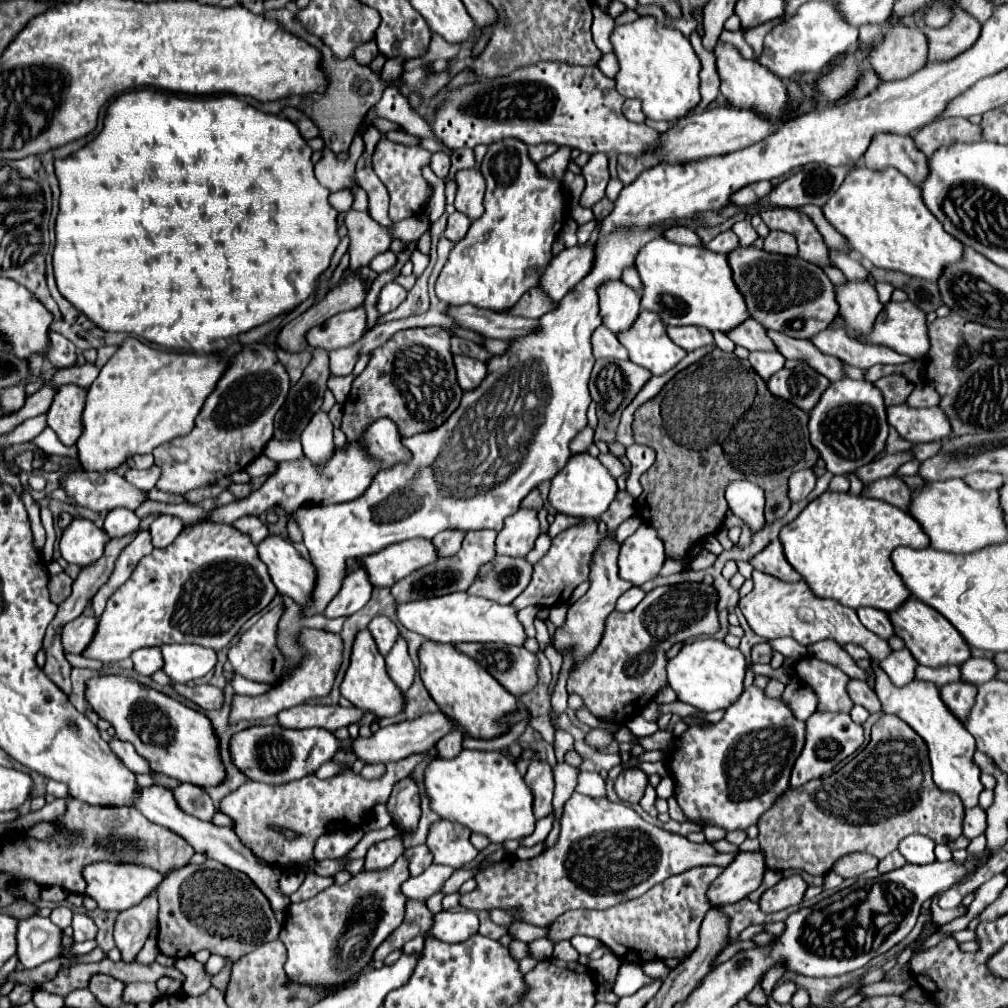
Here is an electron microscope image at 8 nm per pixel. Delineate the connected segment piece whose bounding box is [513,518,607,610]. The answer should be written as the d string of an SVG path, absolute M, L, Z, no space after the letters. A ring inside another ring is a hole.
M581 518L579 524L571 526L569 530L561 532L559 536L555 536L553 542L551 542L549 552L535 564L535 572L533 572L533 578L531 578L529 586L513 602L515 608L517 610L521 610L525 606L551 608L553 604L559 604L561 600L567 600L571 596L573 588L587 580L587 576L589 576L589 560L591 560L597 544L599 544L599 540L603 540L606 536L607 533L601 534L597 530L597 520L587 520L587 518Z

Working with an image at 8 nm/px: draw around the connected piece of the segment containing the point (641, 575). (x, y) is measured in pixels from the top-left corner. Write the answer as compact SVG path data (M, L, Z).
M641 524L639 530L629 536L619 552L619 576L635 586L657 576L665 562L665 544L657 530L649 524Z

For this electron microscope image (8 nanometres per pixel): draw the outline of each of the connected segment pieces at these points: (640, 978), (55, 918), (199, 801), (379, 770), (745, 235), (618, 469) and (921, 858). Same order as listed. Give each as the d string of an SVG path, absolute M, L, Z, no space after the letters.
M626 963L622 964L615 978L613 992L623 998L627 994L637 992L637 988L642 988L645 984L651 983L656 978L646 975L640 964Z
M57 906L57 908L53 908L53 912L51 912L51 922L55 924L55 926L59 926L61 930L65 930L69 924L71 924L71 918L73 918L73 912L67 908L67 906Z
M179 784L173 790L173 796L175 796L177 806L183 812L187 812L187 814L191 814L199 820L211 822L217 812L211 798L209 798L209 794L203 788L197 788L197 786L191 786L191 784Z
M367 764L363 770L361 770L361 776L365 780L375 780L375 778L381 778L385 774L385 766L383 764Z
M741 220L741 222L735 222L731 230L733 230L735 234L737 234L737 238L739 238L741 246L751 246L751 244L755 242L755 238L757 238L757 232L753 230L751 222L747 222L747 220Z
M599 454L599 462L609 470L613 478L619 478L623 474L623 462L611 454Z
M911 834L899 842L899 852L905 856L905 860L909 864L933 862L935 860L933 848L935 848L935 842L927 836L919 836L919 834Z

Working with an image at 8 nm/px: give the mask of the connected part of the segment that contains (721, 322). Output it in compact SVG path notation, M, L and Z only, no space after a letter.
M655 238L639 250L635 268L643 282L641 308L657 312L665 324L731 332L751 316L743 294L733 282L733 272L725 254Z

